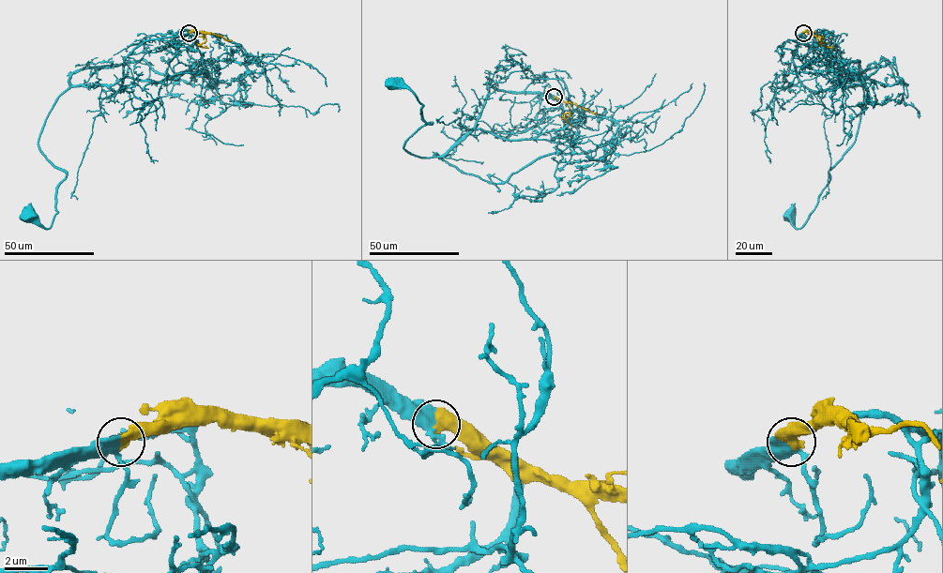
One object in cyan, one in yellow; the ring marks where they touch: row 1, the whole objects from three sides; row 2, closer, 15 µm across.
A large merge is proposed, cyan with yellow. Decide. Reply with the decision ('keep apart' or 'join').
join

